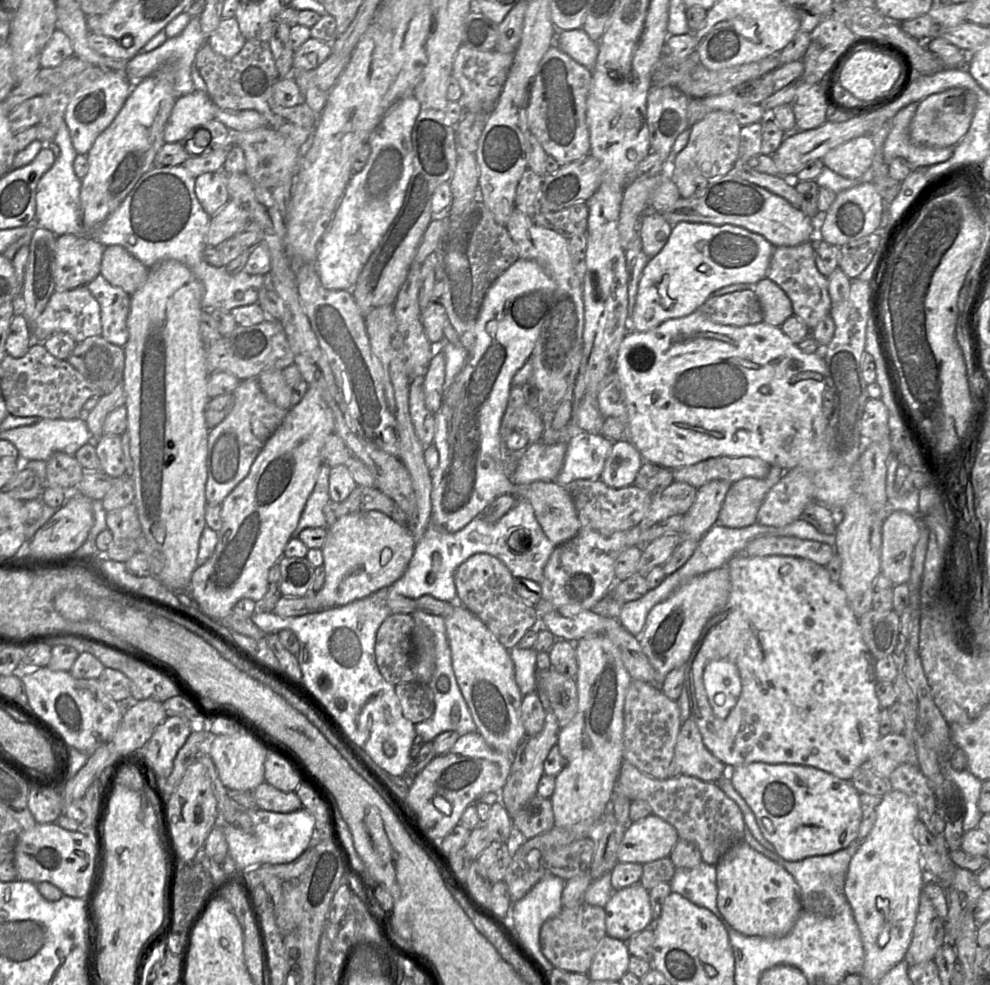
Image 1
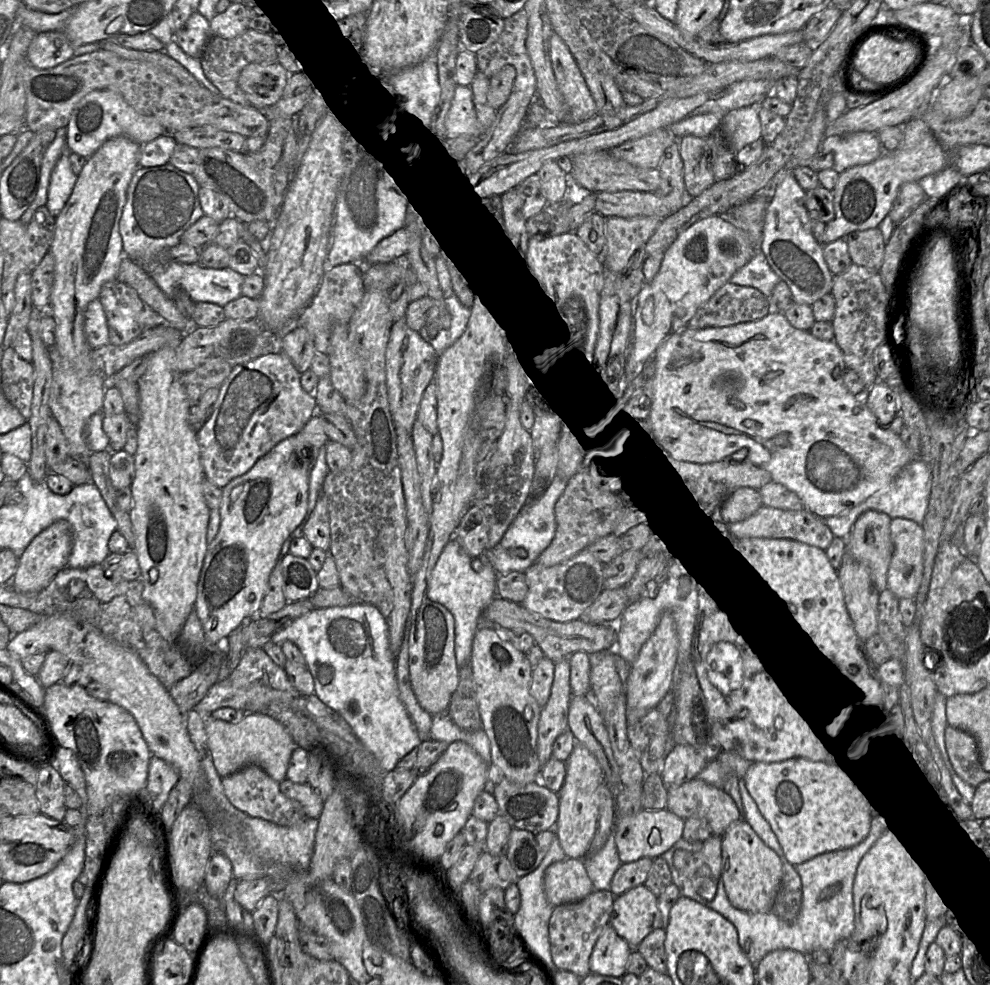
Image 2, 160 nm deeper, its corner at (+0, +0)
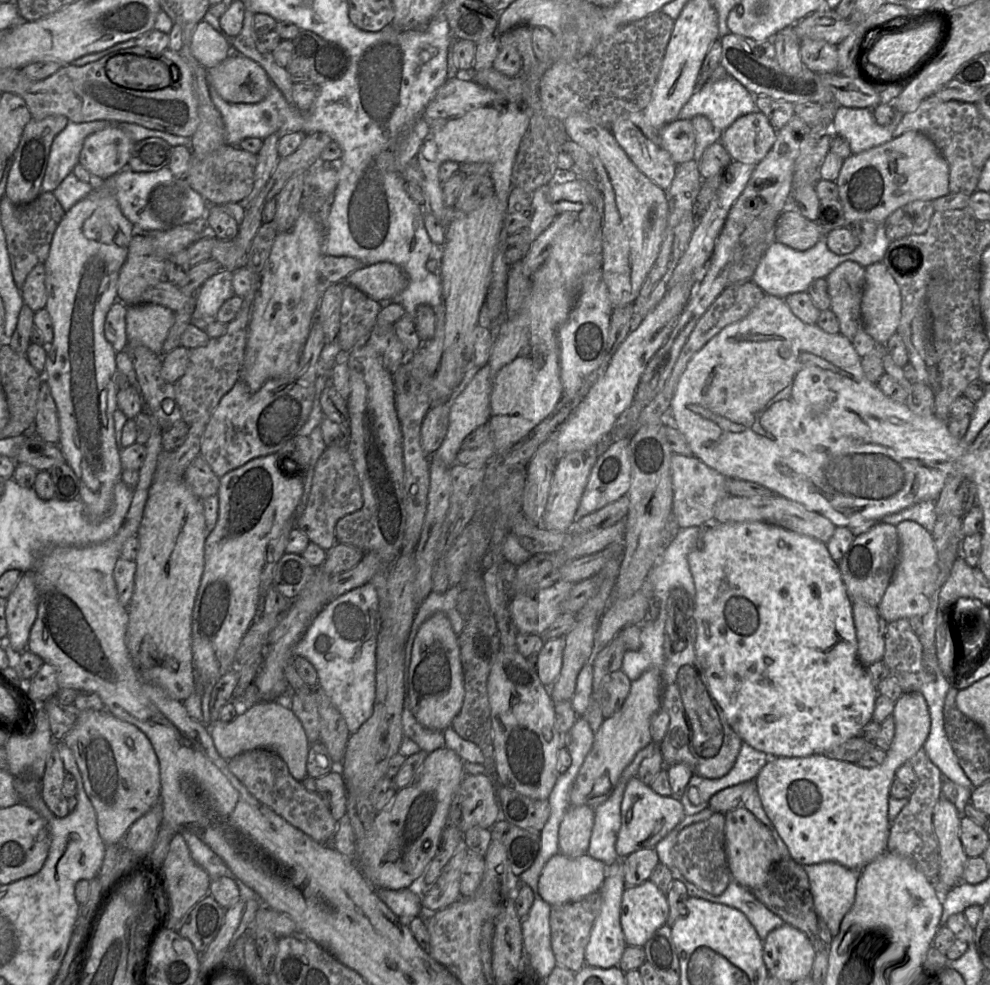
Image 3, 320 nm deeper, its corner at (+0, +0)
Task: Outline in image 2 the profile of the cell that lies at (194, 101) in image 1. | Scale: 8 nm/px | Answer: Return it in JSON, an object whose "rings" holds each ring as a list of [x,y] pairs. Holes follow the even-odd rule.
{"rings":[[[94,90],[85,95],[75,106],[66,129],[66,145],[71,153],[87,159],[109,139],[125,136],[143,145],[167,132],[154,117],[137,113],[119,94],[110,90]]]}

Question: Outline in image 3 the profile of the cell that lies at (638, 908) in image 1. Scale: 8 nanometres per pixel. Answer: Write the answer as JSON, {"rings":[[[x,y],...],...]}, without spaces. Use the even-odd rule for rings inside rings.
{"rings":[[[649,880],[623,892],[620,922],[627,946],[643,947],[654,932],[666,925],[667,896]]]}

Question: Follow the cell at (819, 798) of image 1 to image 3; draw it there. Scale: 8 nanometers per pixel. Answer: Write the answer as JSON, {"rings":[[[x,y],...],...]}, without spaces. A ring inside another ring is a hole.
{"rings":[[[920,692],[904,693],[896,702],[893,711],[895,721],[895,735],[890,748],[886,752],[886,758],[883,763],[874,768],[863,768],[857,763],[850,763],[835,759],[829,754],[814,754],[807,757],[779,757],[771,758],[768,763],[761,769],[754,780],[758,789],[763,808],[774,824],[779,835],[787,845],[790,857],[797,863],[805,866],[810,864],[818,864],[827,861],[838,862],[841,865],[852,869],[862,870],[866,865],[874,861],[876,858],[887,852],[888,839],[890,834],[891,823],[888,818],[888,805],[890,799],[890,788],[893,780],[896,778],[896,771],[901,765],[908,762],[920,749],[924,747],[931,728],[931,717],[929,707],[924,696]]]}

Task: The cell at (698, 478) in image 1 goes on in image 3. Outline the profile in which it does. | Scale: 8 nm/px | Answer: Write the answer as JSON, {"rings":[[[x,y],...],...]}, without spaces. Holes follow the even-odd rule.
{"rings":[[[673,453],[671,457],[673,485],[672,515],[678,529],[706,527],[714,522],[717,503],[728,495],[727,477],[707,466],[697,457]]]}

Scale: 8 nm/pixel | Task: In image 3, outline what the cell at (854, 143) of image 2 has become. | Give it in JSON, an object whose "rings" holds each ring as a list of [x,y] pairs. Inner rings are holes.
{"rings":[[[838,106],[831,131],[844,137],[849,142],[851,154],[857,154],[892,140],[892,133],[903,115],[895,111],[891,123],[881,126],[875,122],[871,109]]]}

